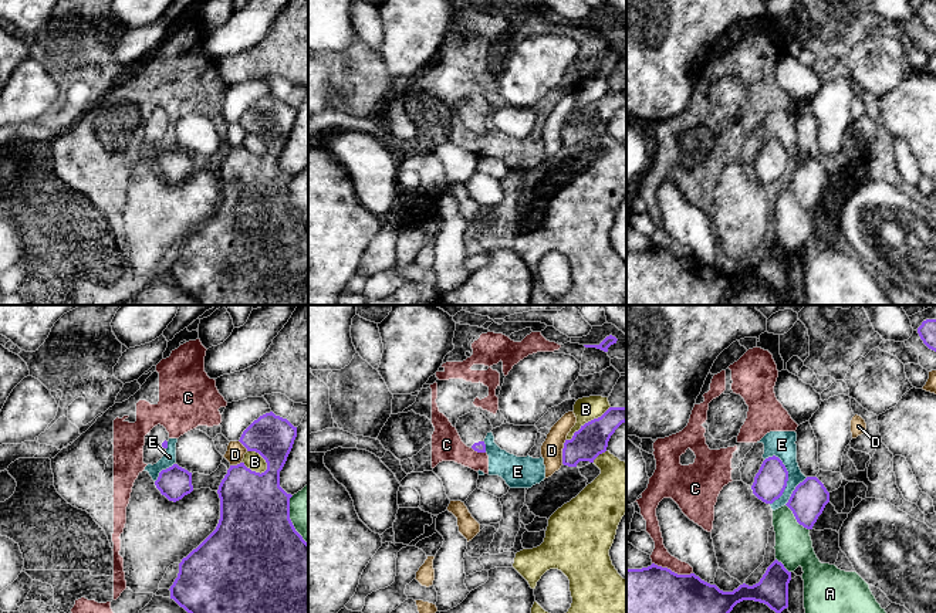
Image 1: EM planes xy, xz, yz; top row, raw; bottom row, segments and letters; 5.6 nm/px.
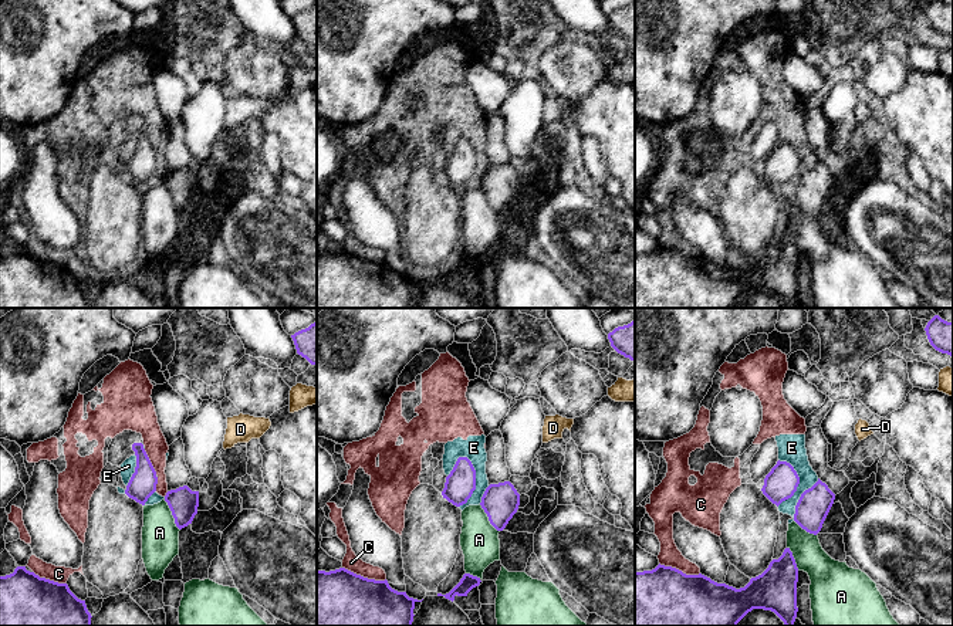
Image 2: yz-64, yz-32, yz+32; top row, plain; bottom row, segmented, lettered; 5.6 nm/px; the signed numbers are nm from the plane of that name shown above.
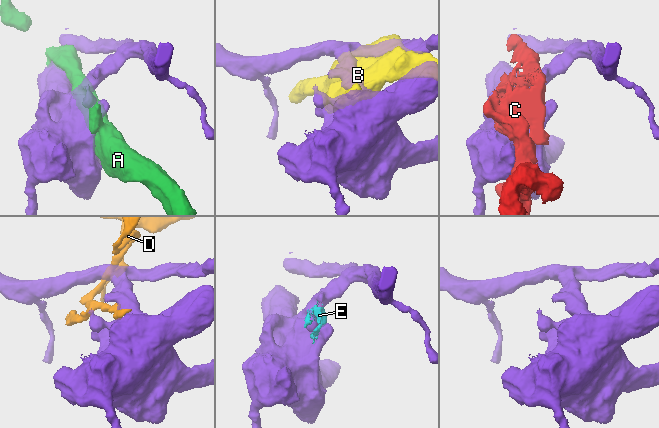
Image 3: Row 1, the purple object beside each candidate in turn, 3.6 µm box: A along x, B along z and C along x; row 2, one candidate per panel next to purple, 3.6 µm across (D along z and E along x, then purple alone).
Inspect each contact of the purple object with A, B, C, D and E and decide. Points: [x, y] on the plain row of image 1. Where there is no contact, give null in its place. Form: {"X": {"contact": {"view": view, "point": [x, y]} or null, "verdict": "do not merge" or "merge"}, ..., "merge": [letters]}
{"A": {"contact": {"view": "yz", "point": [796, 200]}, "verdict": "do not merge"}, "B": {"contact": {"view": "xy", "point": [263, 139]}, "verdict": "do not merge"}, "C": {"contact": {"view": "yz", "point": [671, 253]}, "verdict": "do not merge"}, "D": {"contact": {"view": "xz", "point": [563, 134]}, "verdict": "do not merge"}, "E": {"contact": {"view": "yz", "point": [787, 162]}, "verdict": "do not merge"}, "merge": []}

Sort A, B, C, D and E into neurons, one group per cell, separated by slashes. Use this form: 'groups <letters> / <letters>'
groups A / B / C E / D

